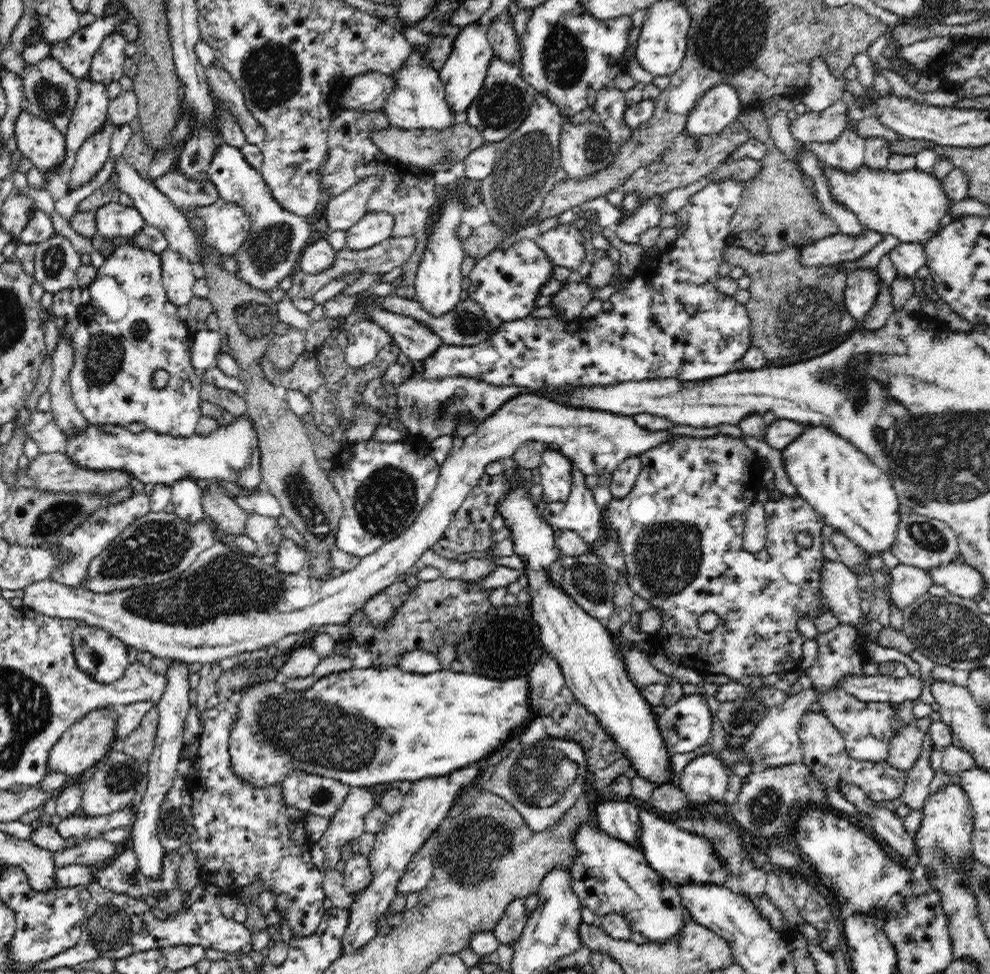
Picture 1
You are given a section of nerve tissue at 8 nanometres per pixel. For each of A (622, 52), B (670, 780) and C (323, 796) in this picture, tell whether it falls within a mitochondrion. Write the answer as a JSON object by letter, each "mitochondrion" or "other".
{"A":"other","B":"other","C":"mitochondrion"}

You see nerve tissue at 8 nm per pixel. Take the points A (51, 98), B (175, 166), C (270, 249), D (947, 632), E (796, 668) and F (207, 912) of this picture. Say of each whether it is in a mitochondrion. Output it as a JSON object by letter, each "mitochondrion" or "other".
{"A":"mitochondrion","B":"other","C":"mitochondrion","D":"mitochondrion","E":"other","F":"other"}

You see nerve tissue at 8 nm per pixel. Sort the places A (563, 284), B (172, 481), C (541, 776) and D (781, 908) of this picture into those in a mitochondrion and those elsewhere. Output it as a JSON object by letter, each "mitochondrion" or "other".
{"A":"other","B":"other","C":"mitochondrion","D":"other"}

